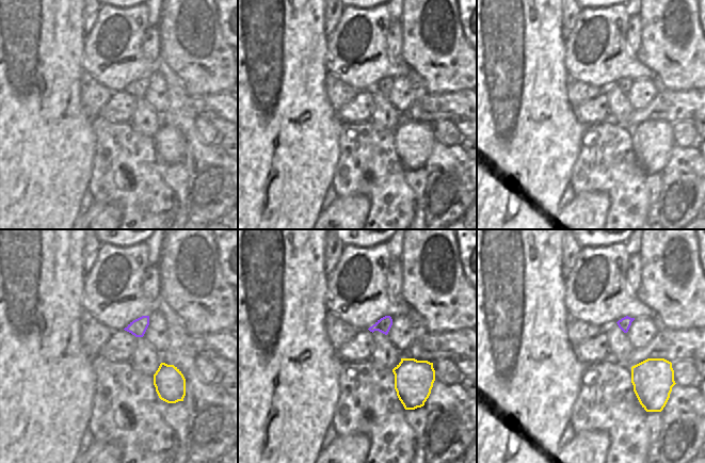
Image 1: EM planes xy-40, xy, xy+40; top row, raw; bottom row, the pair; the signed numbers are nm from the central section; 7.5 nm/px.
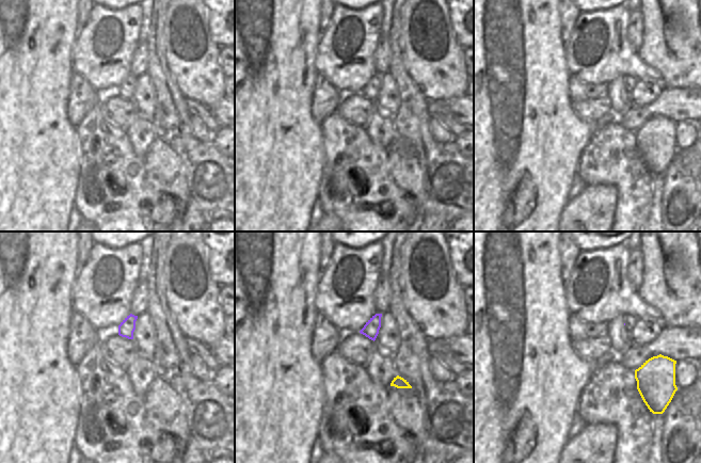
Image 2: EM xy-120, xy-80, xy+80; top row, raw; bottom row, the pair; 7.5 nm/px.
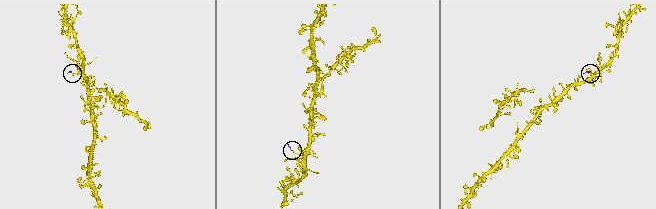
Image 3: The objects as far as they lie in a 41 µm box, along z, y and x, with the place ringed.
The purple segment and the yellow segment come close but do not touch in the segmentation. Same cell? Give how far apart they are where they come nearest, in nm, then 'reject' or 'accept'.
220 nm apart; reject

